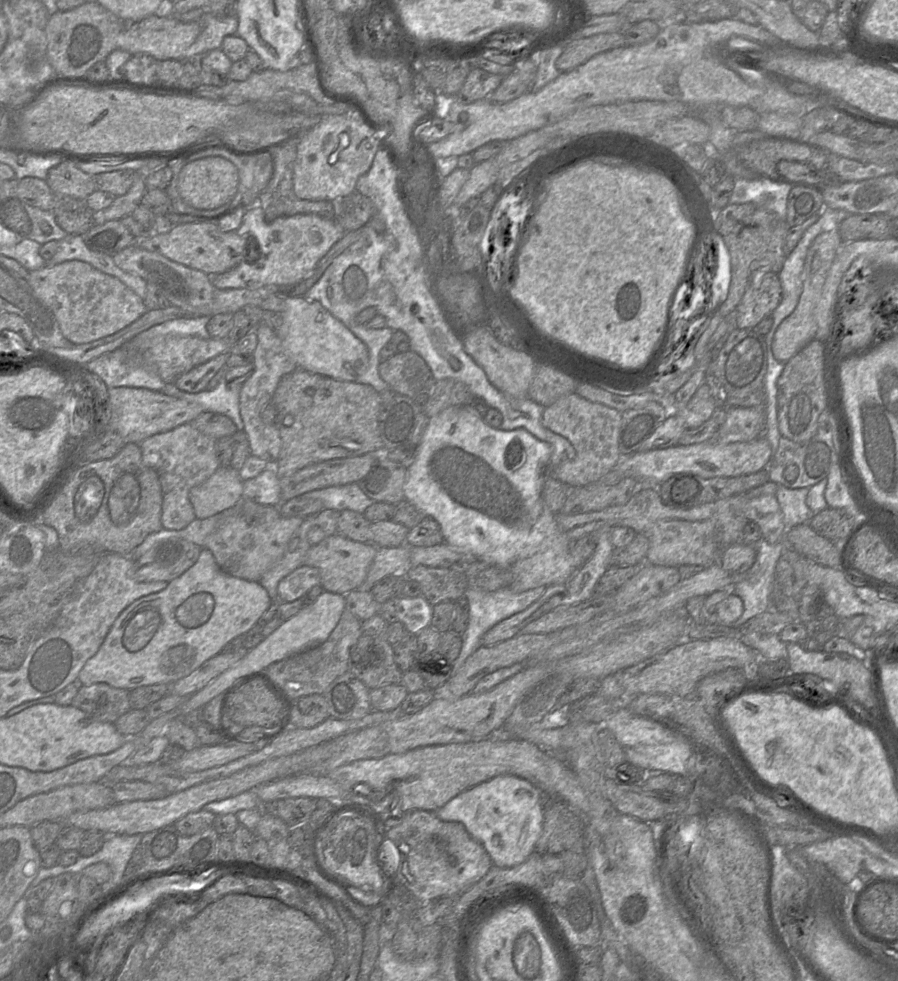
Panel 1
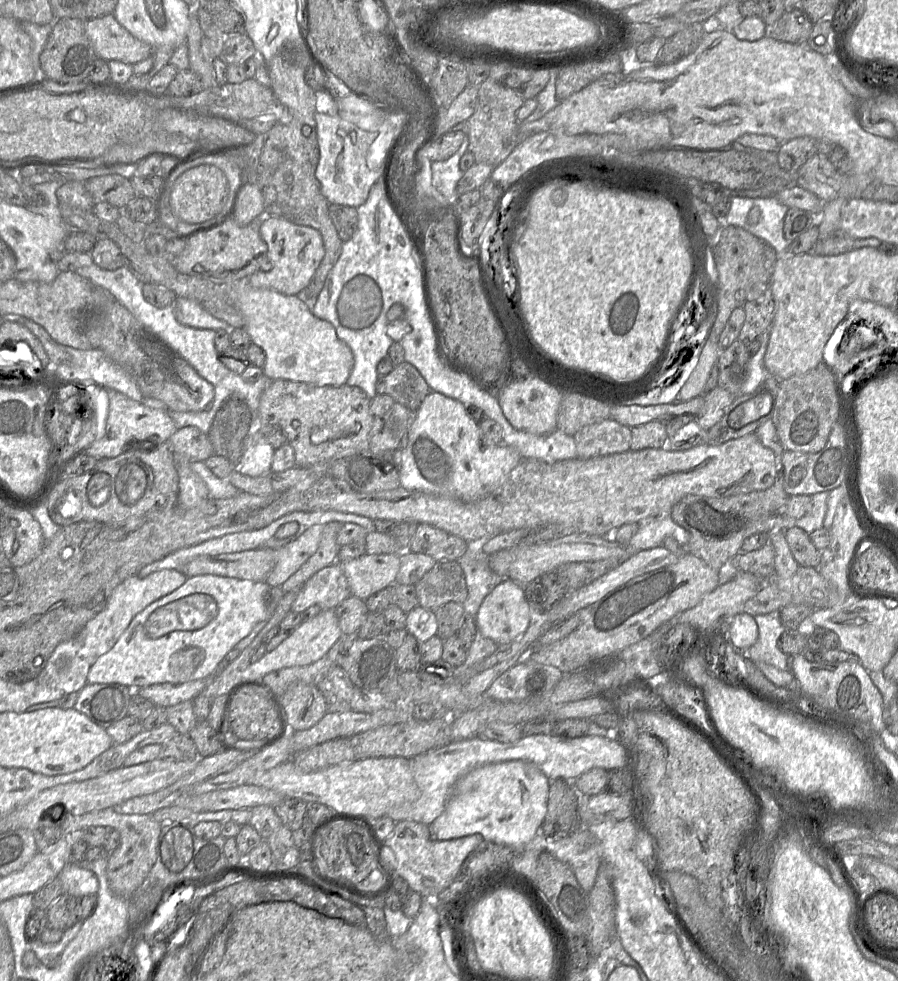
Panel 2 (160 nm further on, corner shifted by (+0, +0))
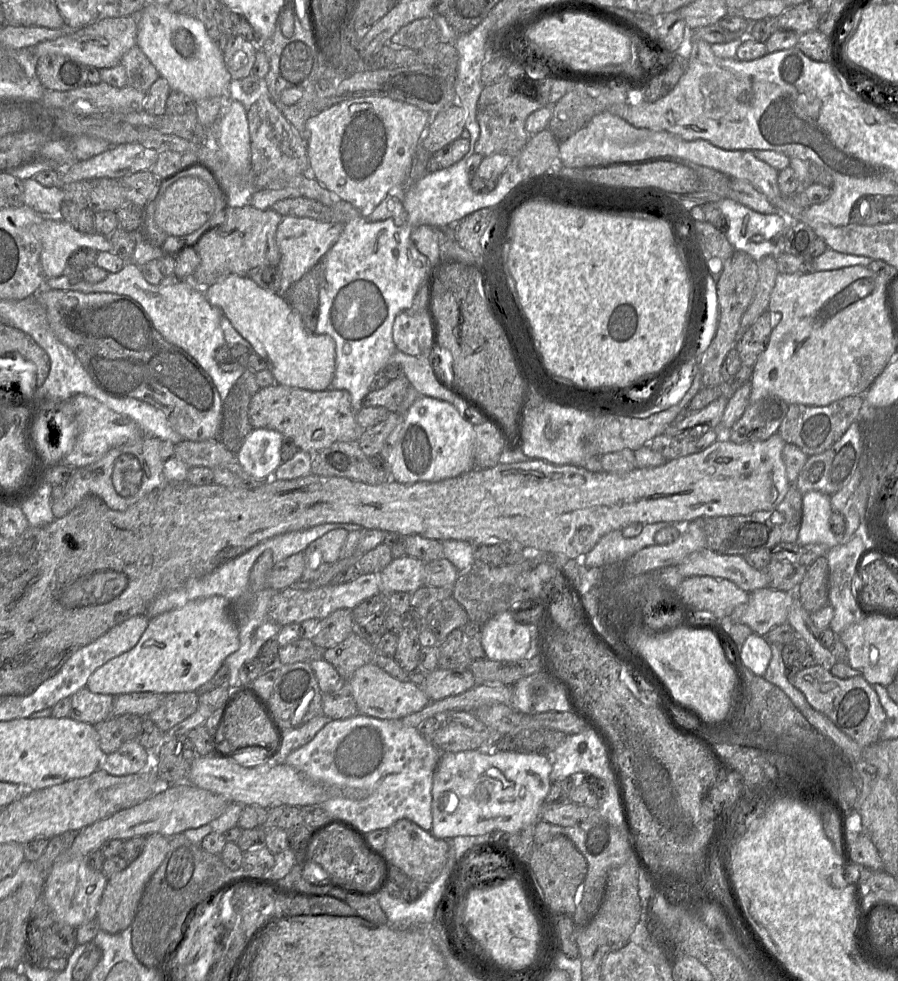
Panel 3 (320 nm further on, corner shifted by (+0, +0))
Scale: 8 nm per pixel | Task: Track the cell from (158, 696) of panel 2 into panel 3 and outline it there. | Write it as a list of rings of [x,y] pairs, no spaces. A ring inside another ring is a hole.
[[[136,692],[114,696],[112,717],[123,714],[135,714],[147,717],[157,709],[167,694],[152,692]]]

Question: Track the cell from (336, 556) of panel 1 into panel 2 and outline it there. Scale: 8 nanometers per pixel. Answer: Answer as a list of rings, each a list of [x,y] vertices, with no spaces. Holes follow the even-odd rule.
[[[368,554],[339,562],[347,579],[351,595],[362,600],[395,585],[400,568],[399,554]]]

